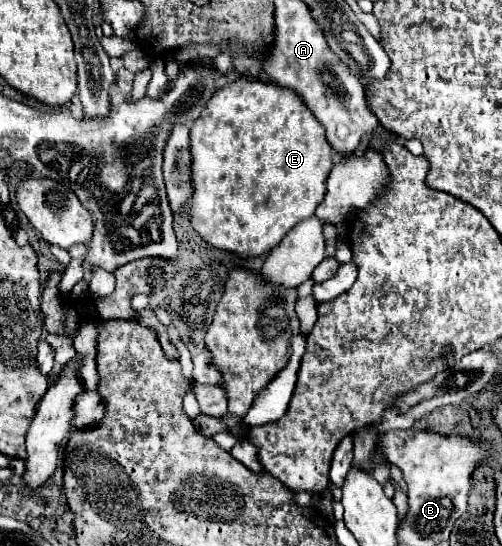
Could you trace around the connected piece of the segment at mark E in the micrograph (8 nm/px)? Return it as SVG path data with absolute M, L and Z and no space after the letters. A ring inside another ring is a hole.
M255 79L251 83L227 83L225 87L221 87L211 101L207 103L207 109L203 109L203 113L197 117L197 121L191 127L191 153L193 153L193 185L195 185L195 193L191 199L191 221L193 221L193 229L213 247L219 249L227 249L231 253L243 255L243 257L257 257L263 255L265 251L273 249L283 237L285 233L297 225L297 221L303 221L307 217L311 217L317 209L317 205L323 201L325 197L325 181L331 173L331 165L333 165L333 149L325 139L325 129L323 125L315 119L315 115L311 115L309 107L305 105L305 101L301 99L301 95L293 89L281 87L273 81L267 79Z

